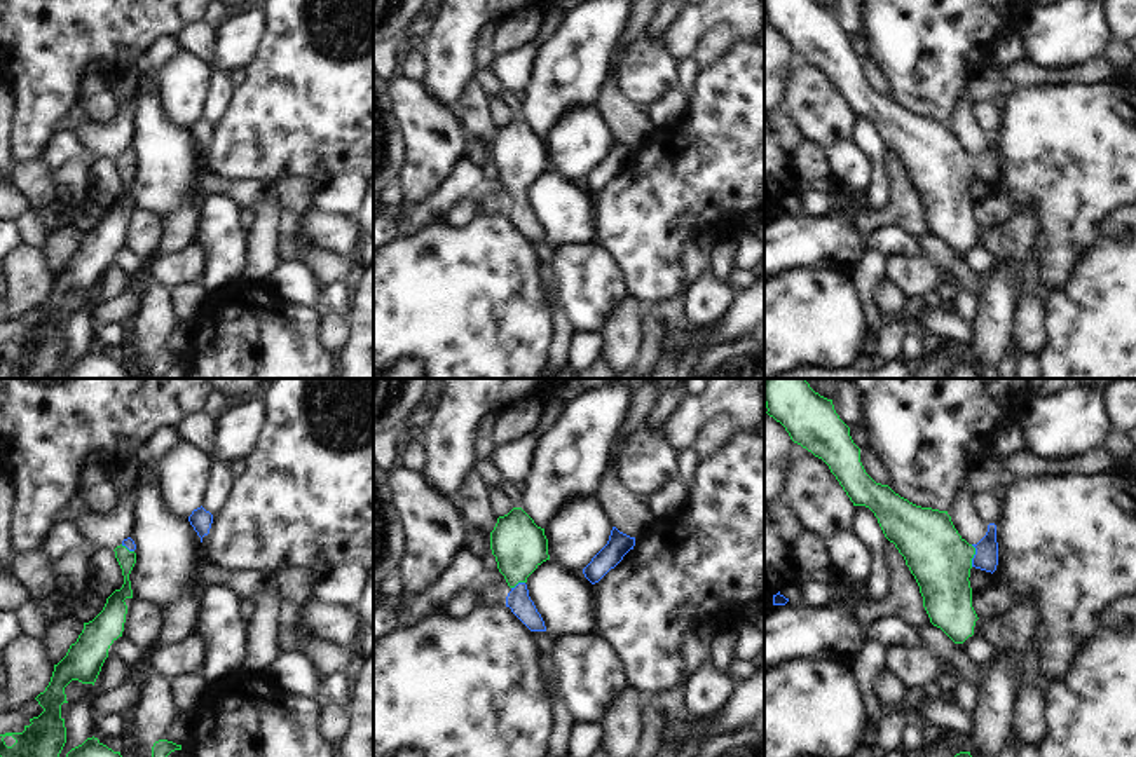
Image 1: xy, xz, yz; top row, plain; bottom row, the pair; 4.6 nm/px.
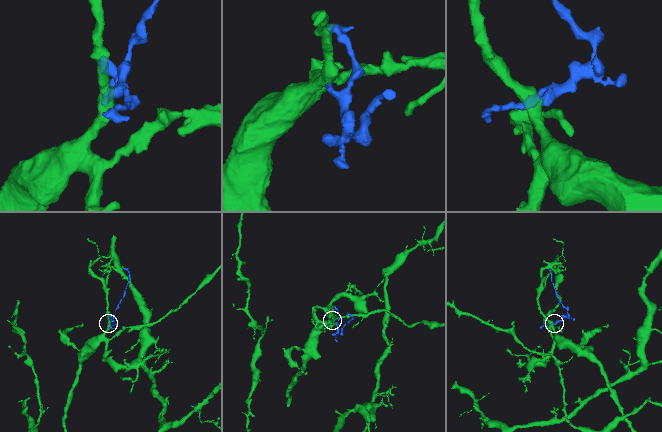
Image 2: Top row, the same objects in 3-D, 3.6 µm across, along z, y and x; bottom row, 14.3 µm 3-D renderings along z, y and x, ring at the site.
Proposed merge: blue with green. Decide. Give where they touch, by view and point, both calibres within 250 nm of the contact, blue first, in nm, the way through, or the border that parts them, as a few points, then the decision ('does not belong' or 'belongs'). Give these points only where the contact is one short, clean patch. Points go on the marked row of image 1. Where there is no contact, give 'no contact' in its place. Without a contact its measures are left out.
contact yz (974, 555); calibres 110 and 280 nm; way yz (986, 550), (974, 555), (937, 557); belongs

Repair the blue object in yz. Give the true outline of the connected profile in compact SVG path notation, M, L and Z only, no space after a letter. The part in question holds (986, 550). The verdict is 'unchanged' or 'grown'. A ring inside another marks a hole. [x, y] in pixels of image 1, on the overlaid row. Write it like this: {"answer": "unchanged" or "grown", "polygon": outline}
{"answer": "grown", "polygon": "M764 378L764 403L766 413L785 427L794 443L829 466L853 506L866 506L874 513L885 537L895 544L914 576L930 623L955 644L972 637L979 617L972 607L970 569L991 574L996 570L996 525L989 523L986 535L977 544L968 544L955 529L948 511L916 506L888 485L876 483L866 473L860 448L853 443L850 427L836 413L832 399L815 392L804 378Z"}

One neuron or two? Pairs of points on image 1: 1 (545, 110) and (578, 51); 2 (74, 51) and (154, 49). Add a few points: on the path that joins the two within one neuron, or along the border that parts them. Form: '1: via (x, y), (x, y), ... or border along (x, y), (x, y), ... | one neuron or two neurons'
1: via (545, 96), (571, 65) | one neuron
2: border along (175, 32), (157, 35), (142, 54) | two neurons

